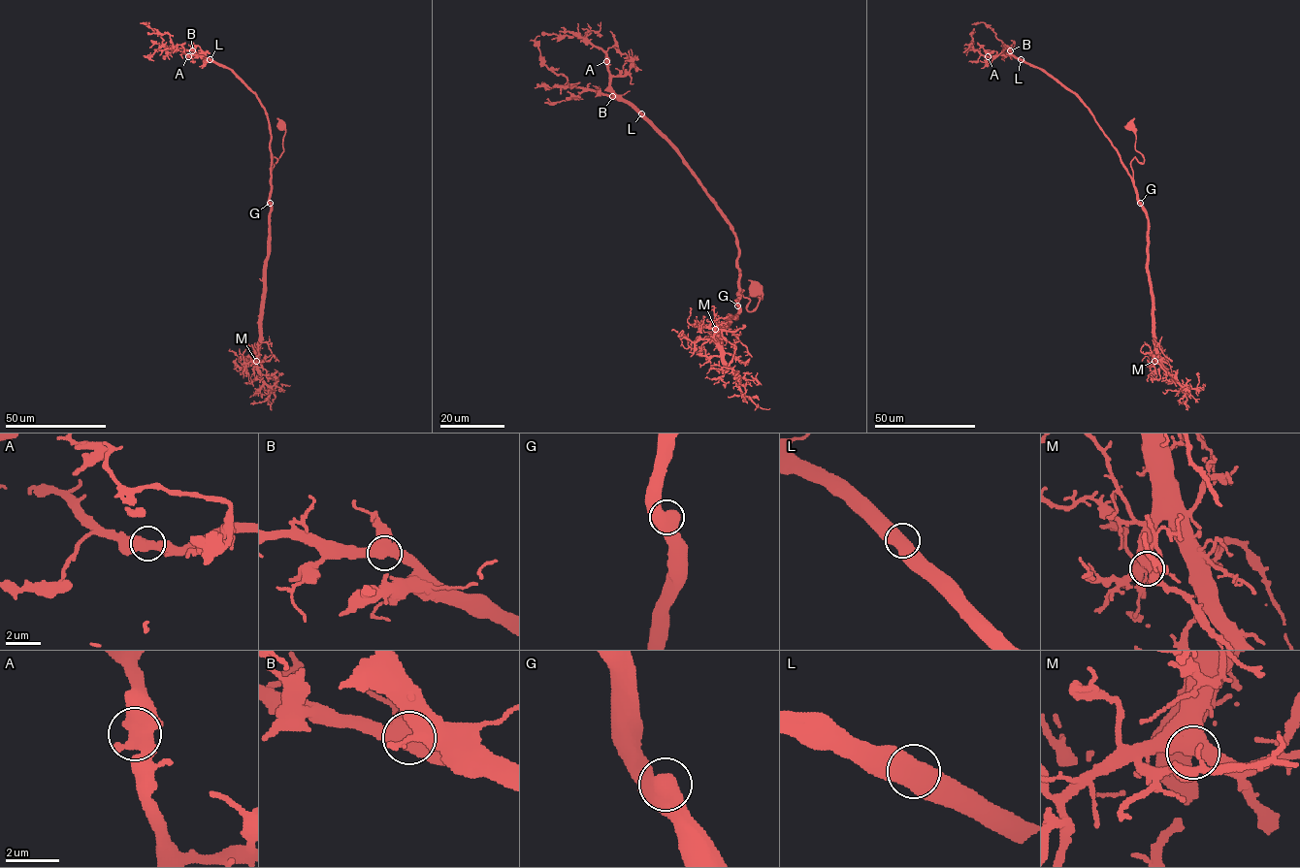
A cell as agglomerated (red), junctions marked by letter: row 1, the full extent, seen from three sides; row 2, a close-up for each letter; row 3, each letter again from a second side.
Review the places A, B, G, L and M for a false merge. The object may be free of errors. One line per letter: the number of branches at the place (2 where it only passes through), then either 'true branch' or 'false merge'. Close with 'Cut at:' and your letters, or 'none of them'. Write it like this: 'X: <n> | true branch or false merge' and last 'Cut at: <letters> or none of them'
A: 2 | true branch
B: 2 | true branch
G: 2 | true branch
L: 2 | true branch
M: 2 | true branch
Cut at: none of them

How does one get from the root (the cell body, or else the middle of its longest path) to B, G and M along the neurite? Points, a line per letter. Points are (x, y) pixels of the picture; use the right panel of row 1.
B: (1129, 126), (1144, 159), (1131, 161), (1132, 178), (1086, 104), (1010, 50)
G: (1129, 126), (1136, 137), (1135, 148), (1144, 159), (1140, 163), (1135, 157), (1131, 162), (1135, 192), (1140, 203)
M: (1129, 126), (1144, 159), (1140, 163), (1135, 157), (1131, 167), (1137, 200), (1148, 220), (1154, 361)

